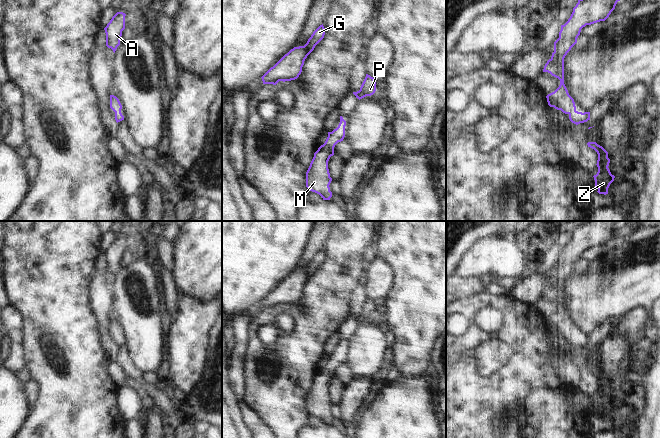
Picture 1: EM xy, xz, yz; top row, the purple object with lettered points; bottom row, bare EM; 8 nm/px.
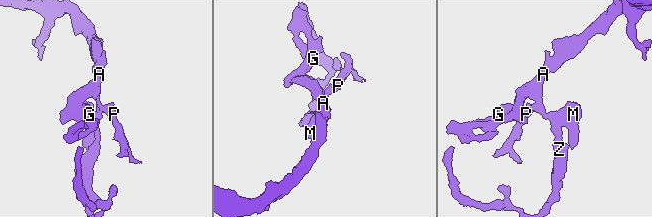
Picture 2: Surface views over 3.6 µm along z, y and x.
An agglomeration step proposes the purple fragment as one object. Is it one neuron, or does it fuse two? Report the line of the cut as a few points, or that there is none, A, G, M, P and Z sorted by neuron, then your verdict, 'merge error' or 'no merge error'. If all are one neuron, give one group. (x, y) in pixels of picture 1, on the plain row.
cut none; groups A G M P Z; no merge error

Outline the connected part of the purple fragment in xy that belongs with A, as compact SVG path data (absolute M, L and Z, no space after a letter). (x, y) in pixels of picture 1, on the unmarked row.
M117 236L104 252L106 257L106 270L111 272L114 277L120 269L122 255L125 253L125 240L125 237Z

